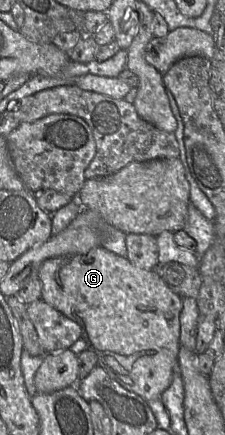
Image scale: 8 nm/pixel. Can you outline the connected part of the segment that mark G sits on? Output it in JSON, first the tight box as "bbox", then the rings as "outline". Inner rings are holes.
{"bbox":[38,246,183,401],"outline":[[[101,246],[93,248],[84,255],[68,255],[45,260],[38,271],[38,279],[42,284],[41,300],[76,322],[82,330],[82,338],[88,350],[97,356],[98,365],[108,375],[116,380],[123,388],[134,392],[146,401],[160,399],[161,394],[170,386],[173,380],[175,366],[178,364],[180,344],[180,313],[183,308],[183,299],[174,293],[155,270],[144,270],[133,265],[127,257],[118,256]]]}

